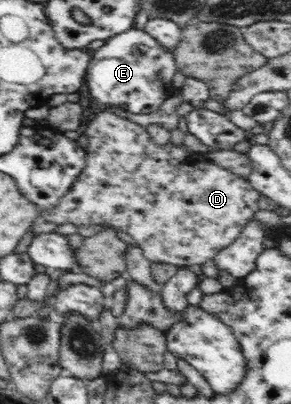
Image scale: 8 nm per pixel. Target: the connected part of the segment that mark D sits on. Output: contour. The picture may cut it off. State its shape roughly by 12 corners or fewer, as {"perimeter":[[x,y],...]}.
{"perimeter":[[100,112],[41,221],[203,265],[261,214],[245,175]]}

